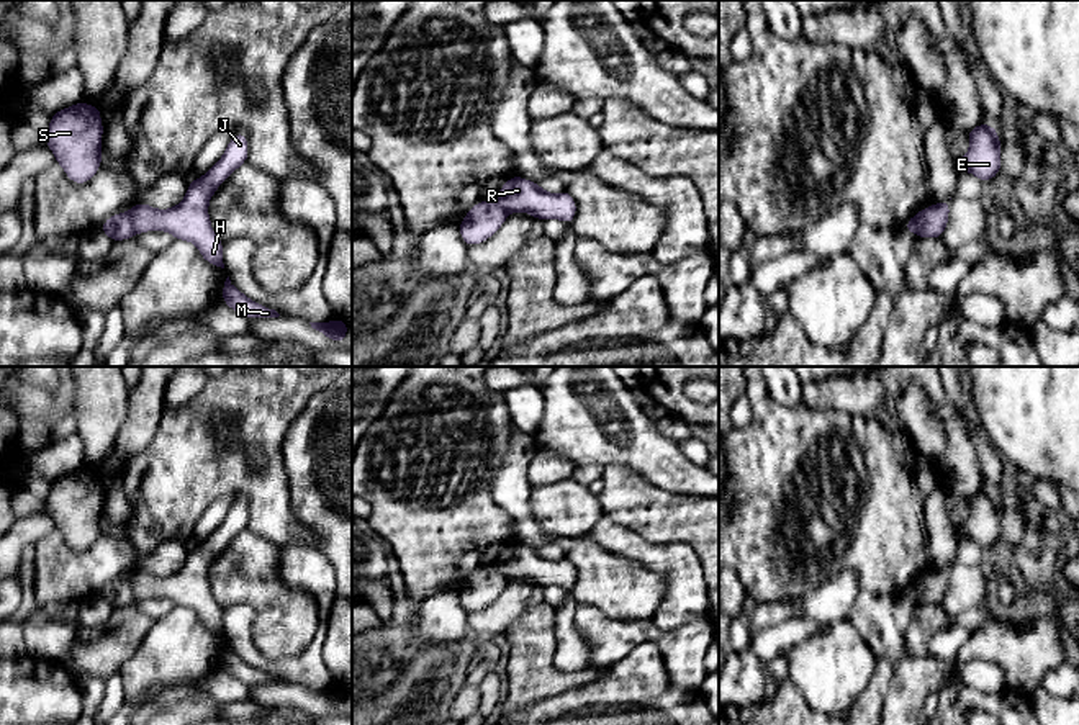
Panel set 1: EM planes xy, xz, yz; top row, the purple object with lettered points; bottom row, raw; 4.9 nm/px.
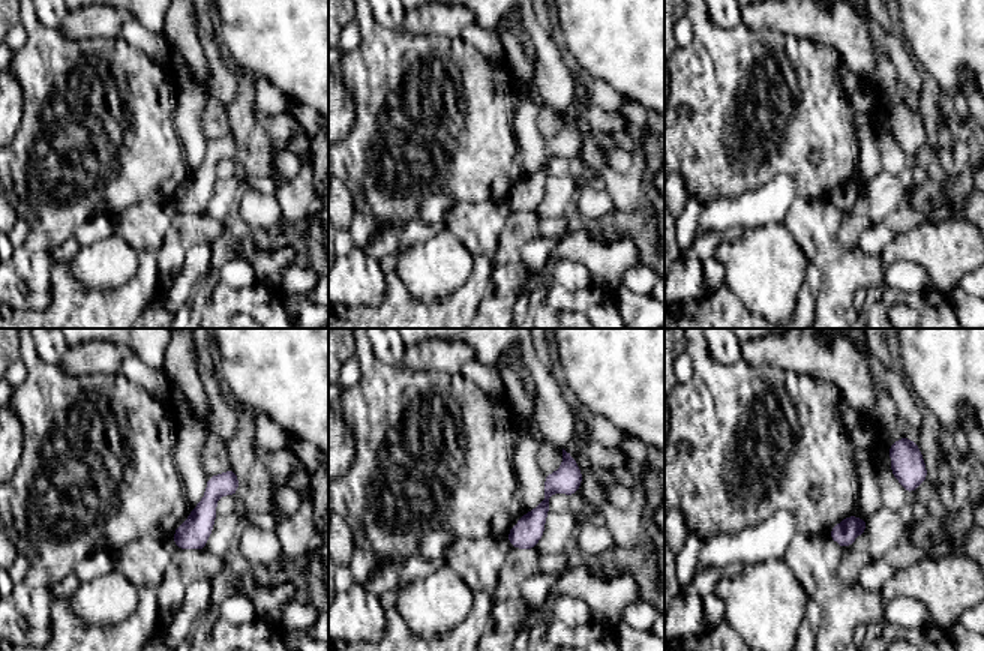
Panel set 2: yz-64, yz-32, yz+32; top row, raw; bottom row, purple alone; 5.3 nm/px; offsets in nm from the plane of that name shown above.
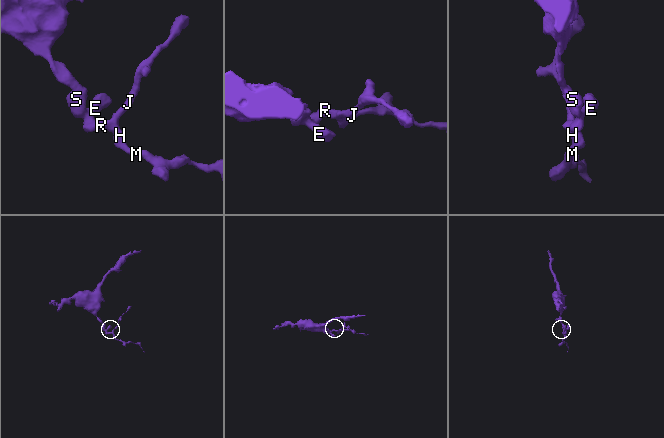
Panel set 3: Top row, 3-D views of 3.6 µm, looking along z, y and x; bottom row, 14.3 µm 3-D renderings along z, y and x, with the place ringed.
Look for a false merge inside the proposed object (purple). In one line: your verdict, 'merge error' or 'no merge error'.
merge error

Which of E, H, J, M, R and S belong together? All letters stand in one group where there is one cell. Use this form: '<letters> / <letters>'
E S / H J M R

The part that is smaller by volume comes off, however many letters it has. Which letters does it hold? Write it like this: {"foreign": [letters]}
{"foreign": ["H", "J", "M", "R"]}

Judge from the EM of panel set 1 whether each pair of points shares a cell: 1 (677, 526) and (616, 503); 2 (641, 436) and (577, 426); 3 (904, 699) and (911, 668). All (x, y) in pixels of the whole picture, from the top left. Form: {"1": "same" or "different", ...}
{"1": "same", "2": "same", "3": "same"}

